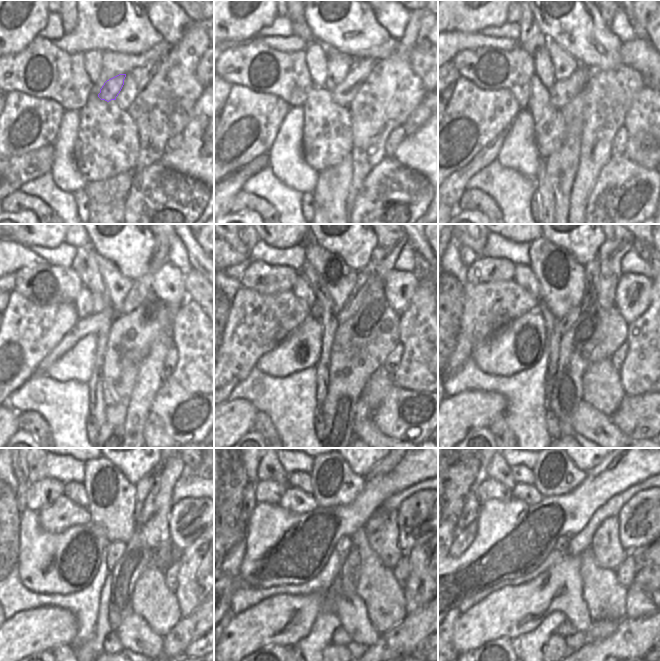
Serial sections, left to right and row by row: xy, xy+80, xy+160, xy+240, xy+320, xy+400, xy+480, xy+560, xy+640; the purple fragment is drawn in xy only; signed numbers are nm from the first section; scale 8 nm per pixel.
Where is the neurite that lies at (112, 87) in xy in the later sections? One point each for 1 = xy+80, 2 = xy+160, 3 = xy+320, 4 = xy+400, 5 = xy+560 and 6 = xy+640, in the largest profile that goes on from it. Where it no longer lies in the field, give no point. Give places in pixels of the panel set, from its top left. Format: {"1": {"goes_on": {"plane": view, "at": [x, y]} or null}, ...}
{"1": {"goes_on": {"plane": "xy+80", "at": [338, 69]}}, "2": {"goes_on": {"plane": "xy+160", "at": [564, 65]}}, "3": {"goes_on": {"plane": "xy+320", "at": [339, 278]}}, "4": {"goes_on": {"plane": "xy+400", "at": [558, 273]}}, "5": {"goes_on": {"plane": "xy+560", "at": [333, 482]}}, "6": {"goes_on": {"plane": "xy+640", "at": [555, 474]}}}

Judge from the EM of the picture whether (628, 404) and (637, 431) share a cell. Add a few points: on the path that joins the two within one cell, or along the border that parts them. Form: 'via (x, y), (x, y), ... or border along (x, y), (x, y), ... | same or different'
via (633, 411), (637, 416), (637, 424) | same

